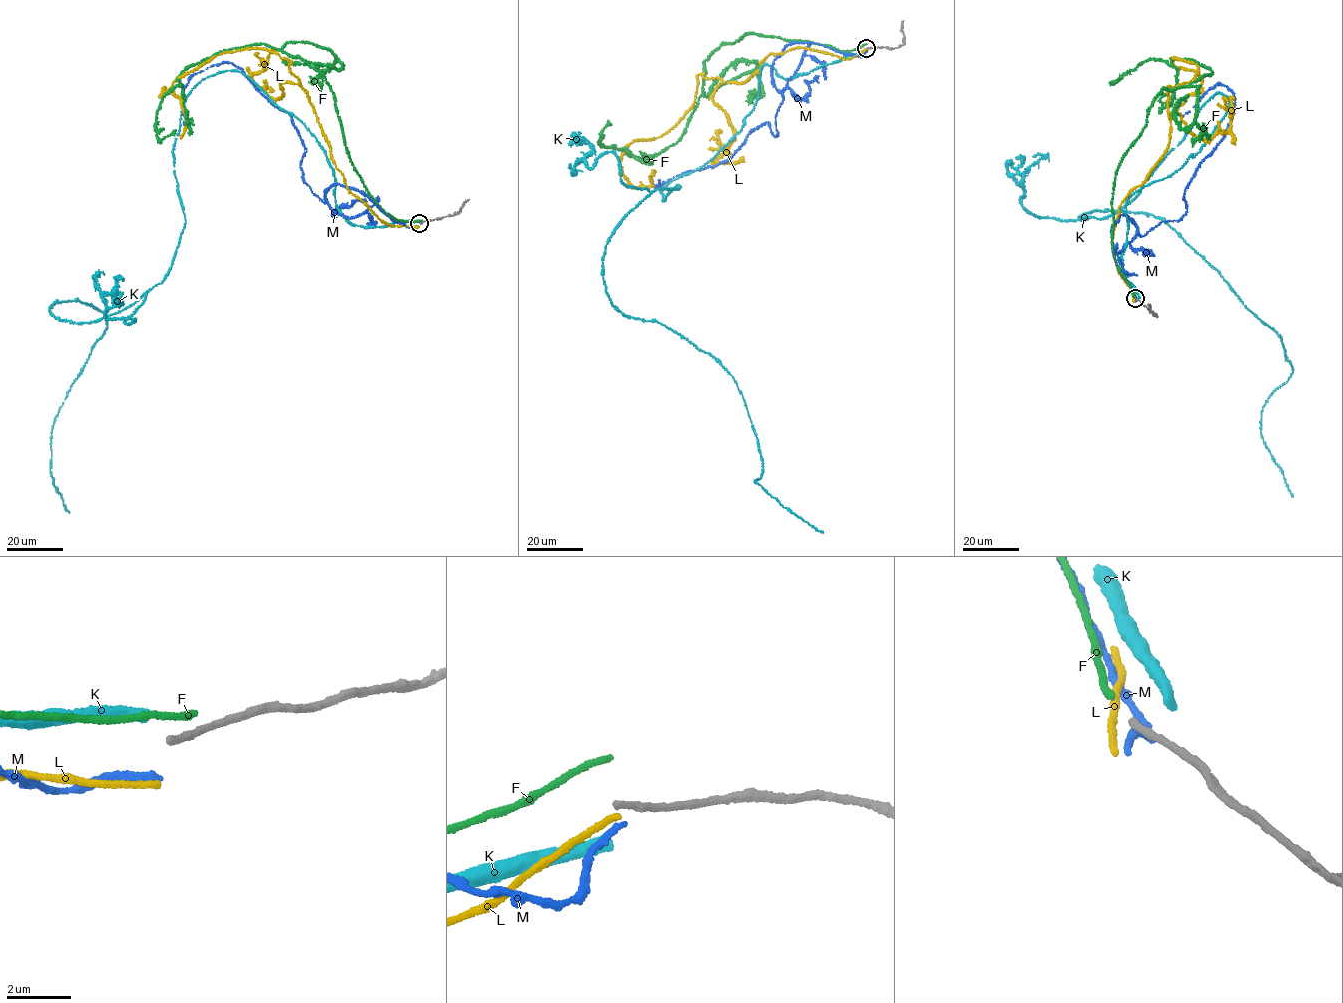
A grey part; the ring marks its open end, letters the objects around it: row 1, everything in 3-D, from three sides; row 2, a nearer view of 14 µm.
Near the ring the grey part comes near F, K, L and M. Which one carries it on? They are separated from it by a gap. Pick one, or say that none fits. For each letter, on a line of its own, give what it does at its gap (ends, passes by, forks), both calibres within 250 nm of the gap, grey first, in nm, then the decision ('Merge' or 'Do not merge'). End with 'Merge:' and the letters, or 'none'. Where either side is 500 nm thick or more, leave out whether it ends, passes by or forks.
F: It ends there. Thickness 200 nm (grey) against 280 nm. Do not merge
K: It ends there. Thickness 200 nm (grey) against 360 nm. Do not merge
L: It ends there. Thickness 200 nm (grey) against 190 nm. Do not merge
M: It ends there. Thickness 200 nm (grey) against 240 nm. Do not merge
Merge: none

